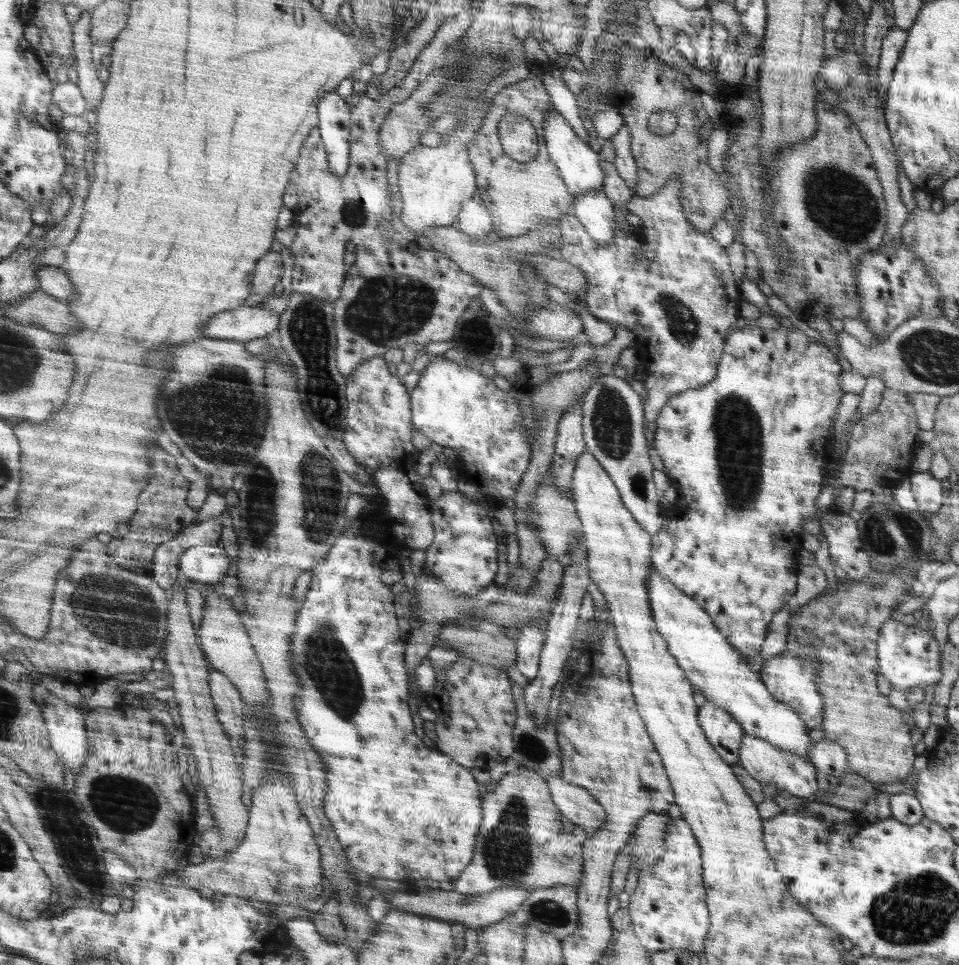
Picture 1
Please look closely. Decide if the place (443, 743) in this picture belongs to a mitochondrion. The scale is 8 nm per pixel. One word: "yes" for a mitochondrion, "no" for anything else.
no

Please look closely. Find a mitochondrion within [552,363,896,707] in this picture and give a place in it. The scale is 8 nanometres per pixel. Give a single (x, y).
(738, 433)

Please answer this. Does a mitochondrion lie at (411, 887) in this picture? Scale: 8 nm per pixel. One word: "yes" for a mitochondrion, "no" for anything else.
no

